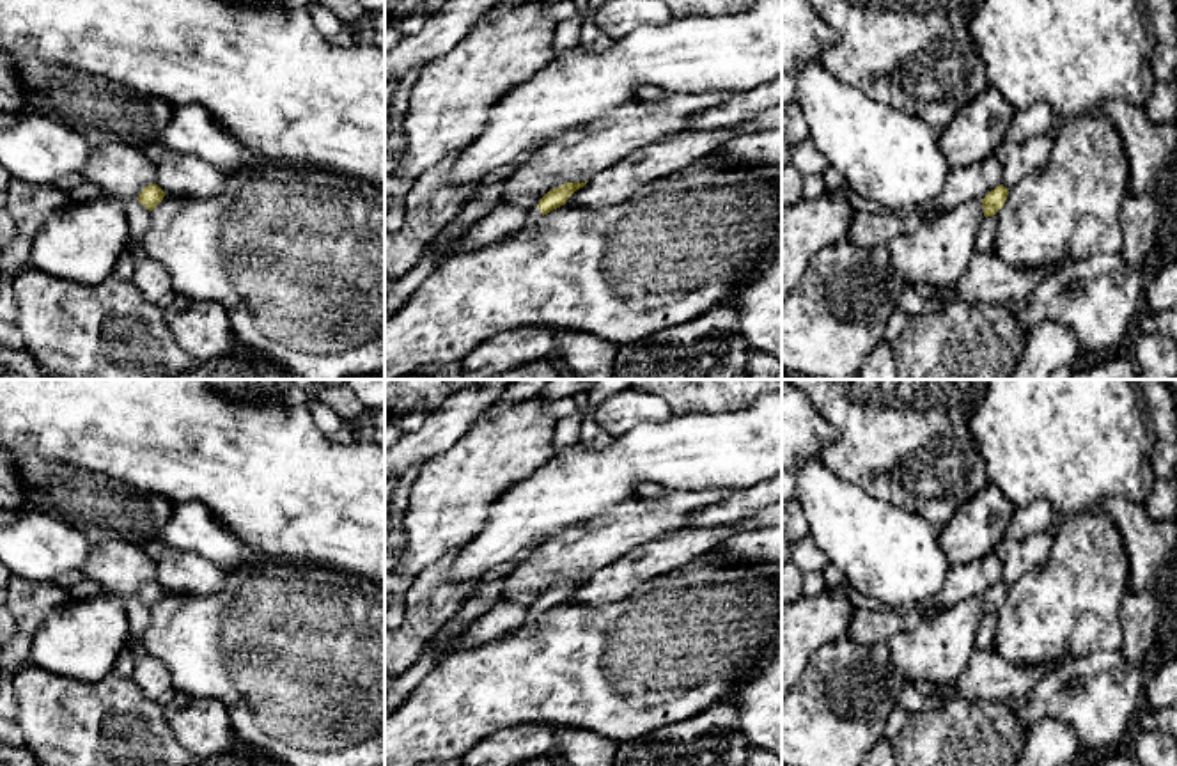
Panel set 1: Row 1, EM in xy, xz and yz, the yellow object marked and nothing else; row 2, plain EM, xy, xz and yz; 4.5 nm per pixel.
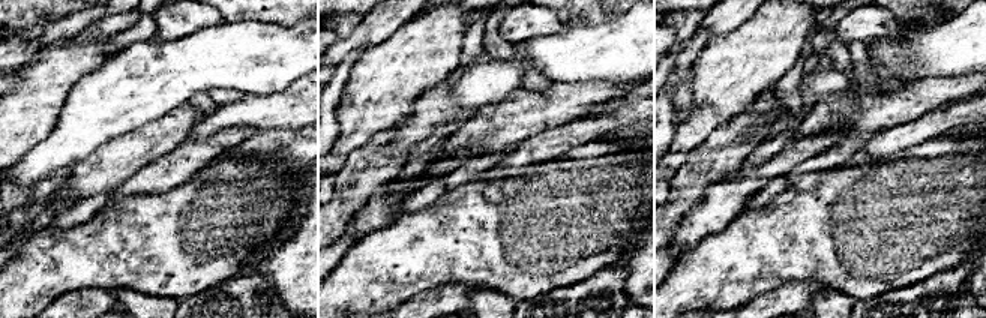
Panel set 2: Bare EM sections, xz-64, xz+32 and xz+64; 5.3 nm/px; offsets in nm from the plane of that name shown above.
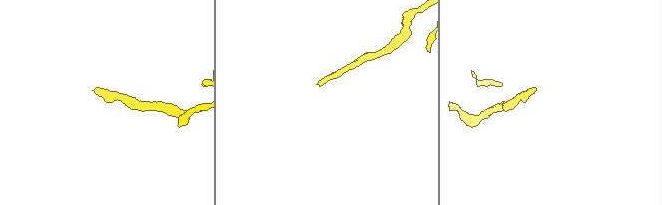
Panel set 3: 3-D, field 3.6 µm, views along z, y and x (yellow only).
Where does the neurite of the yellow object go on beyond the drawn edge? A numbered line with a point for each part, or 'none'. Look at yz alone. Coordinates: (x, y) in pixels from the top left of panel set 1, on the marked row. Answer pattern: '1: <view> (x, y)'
none

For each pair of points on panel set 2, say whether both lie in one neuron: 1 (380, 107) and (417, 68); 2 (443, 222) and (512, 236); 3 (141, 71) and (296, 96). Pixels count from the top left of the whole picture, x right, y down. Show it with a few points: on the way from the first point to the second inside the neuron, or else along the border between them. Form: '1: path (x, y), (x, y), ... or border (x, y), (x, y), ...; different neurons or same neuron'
1: path (387, 98), (408, 77); same neuron
2: path (459, 234), (496, 234); same neuron
3: border (302, 77), (273, 93), (246, 95); different neurons

